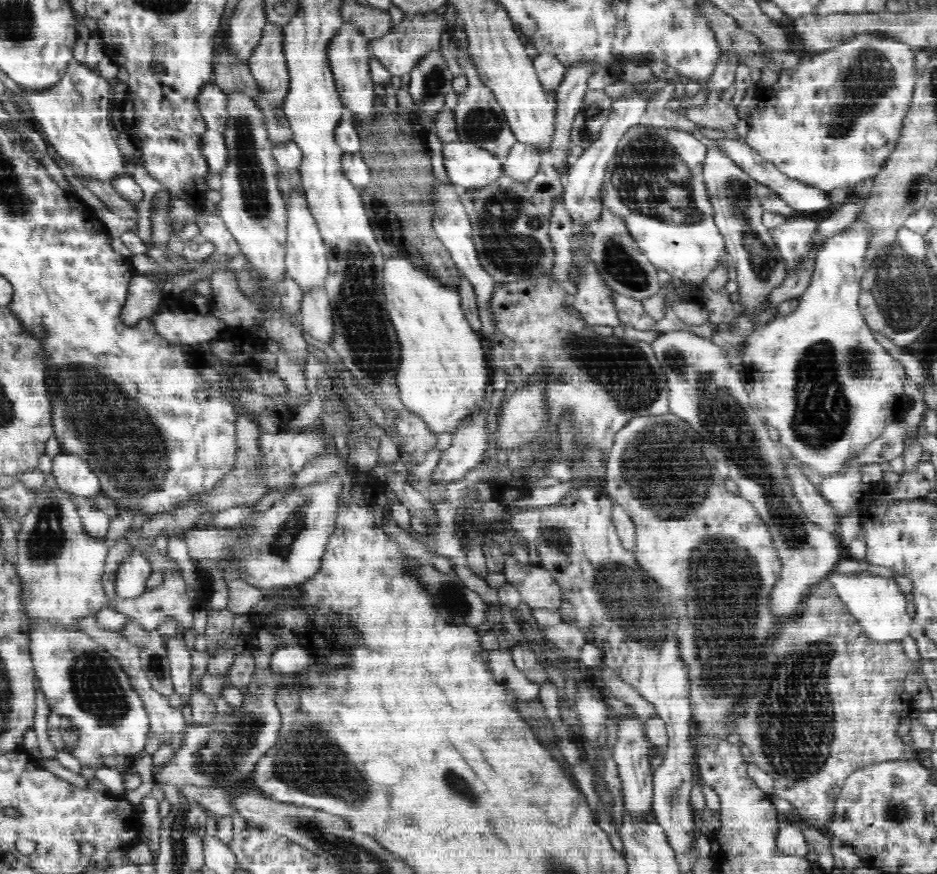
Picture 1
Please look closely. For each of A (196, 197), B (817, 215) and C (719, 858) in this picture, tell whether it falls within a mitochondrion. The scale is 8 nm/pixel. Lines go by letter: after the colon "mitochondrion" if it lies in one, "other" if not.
A: other
B: other
C: other

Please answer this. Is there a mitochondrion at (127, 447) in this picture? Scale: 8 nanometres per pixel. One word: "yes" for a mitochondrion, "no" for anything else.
yes

